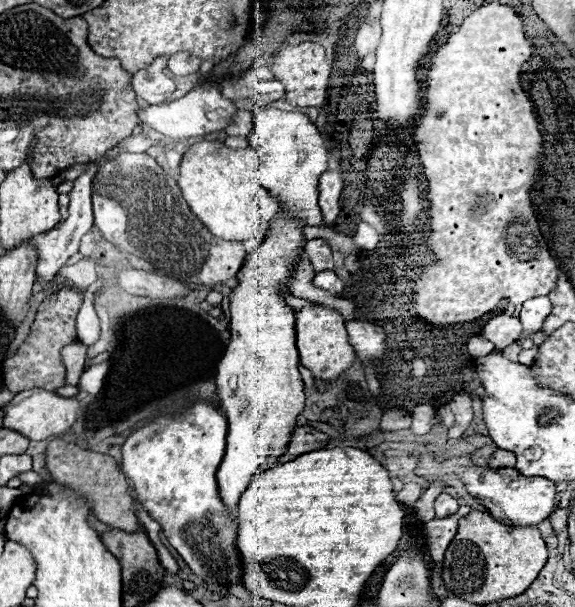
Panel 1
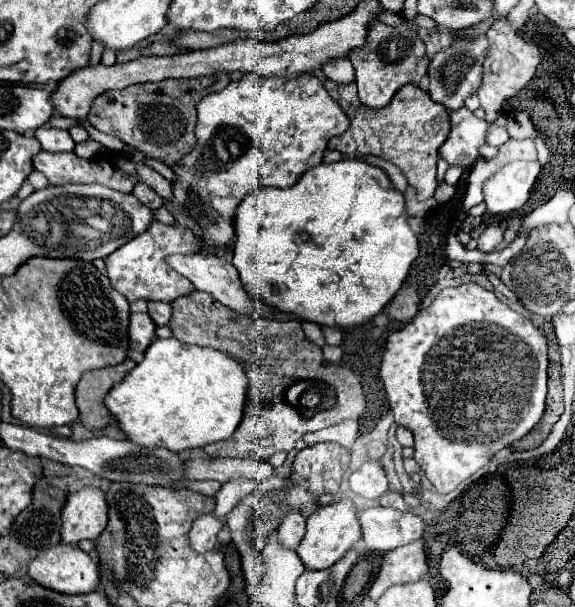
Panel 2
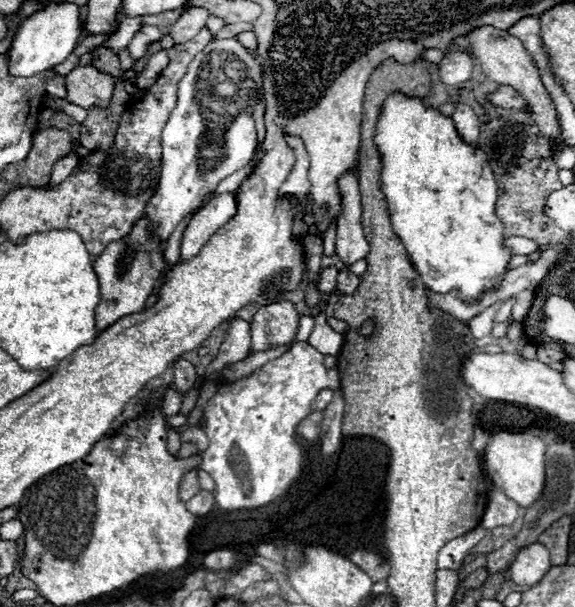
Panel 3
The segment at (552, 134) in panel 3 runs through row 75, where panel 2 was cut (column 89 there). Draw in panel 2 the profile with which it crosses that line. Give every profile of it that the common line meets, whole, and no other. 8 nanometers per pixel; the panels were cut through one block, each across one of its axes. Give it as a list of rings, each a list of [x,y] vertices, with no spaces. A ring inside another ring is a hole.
[[[86,486],[68,494],[62,508],[62,542],[76,544],[78,540],[96,540],[108,524],[106,492],[98,486]]]

